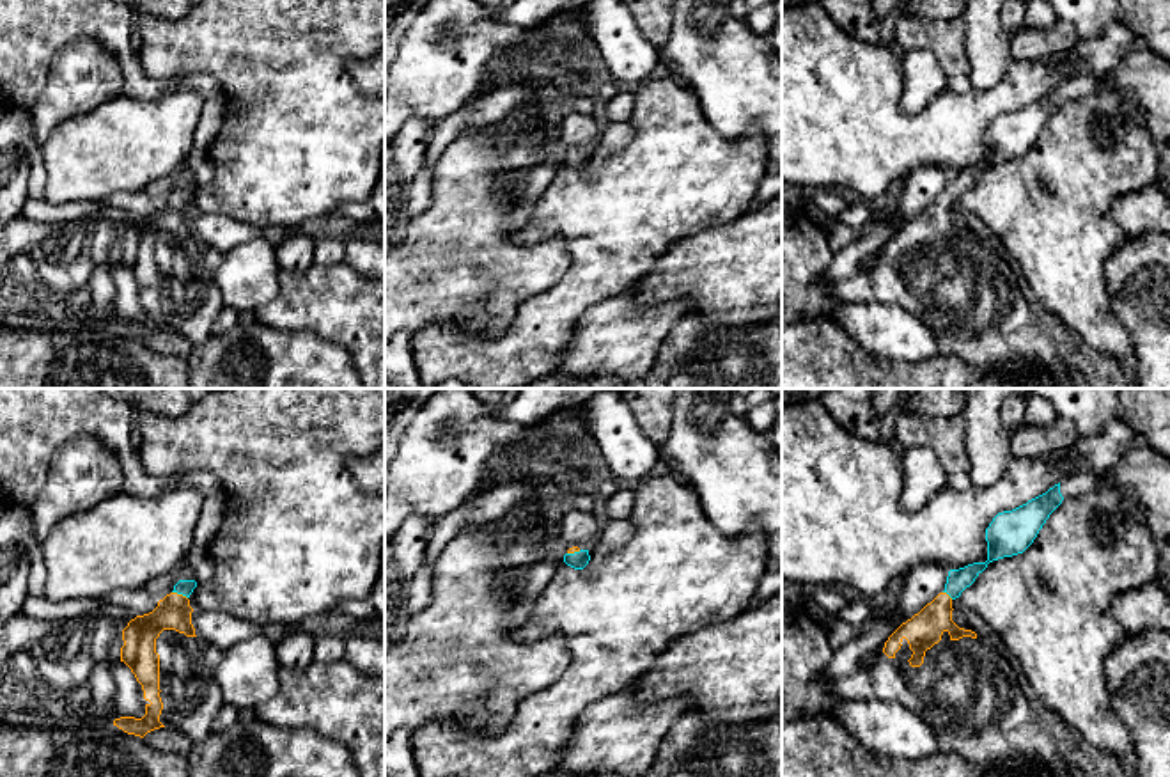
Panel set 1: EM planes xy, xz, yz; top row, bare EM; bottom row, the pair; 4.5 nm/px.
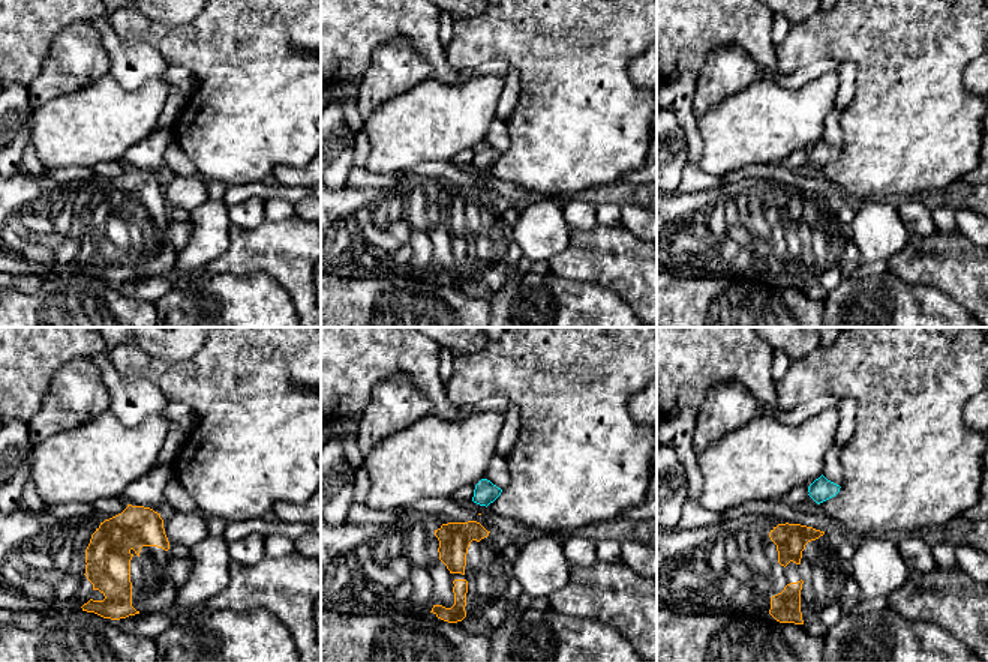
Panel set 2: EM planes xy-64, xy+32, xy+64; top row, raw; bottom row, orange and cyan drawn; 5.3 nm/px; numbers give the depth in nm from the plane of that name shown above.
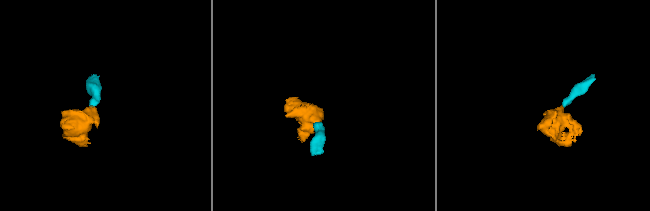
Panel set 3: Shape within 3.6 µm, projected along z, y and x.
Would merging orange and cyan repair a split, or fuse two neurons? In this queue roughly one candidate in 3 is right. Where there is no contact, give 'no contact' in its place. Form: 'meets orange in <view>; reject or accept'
meets orange in xy; accept

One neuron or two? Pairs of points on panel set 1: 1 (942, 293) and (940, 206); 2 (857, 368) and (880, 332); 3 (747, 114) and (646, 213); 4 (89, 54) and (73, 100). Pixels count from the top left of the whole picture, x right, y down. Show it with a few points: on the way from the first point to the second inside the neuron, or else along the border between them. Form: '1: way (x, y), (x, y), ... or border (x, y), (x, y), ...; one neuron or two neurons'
1: way (931, 272), (931, 227); one neuron
2: border (837, 323), (874, 355), (908, 362); two neurons
3: border (699, 103), (718, 132), (763, 135); two neurons
4: way (85, 64), (73, 89); one neuron

